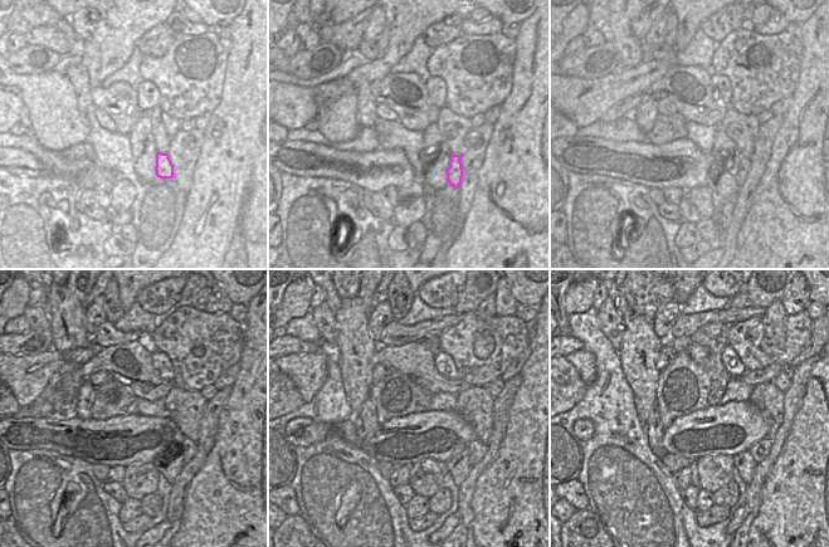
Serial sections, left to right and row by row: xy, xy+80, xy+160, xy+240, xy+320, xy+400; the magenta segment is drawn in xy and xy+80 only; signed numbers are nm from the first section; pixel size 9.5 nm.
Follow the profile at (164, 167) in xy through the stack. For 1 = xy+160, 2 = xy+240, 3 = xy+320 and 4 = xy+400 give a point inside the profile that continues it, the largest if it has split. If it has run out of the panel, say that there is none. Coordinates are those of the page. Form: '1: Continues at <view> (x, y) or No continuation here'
1: Continues at xy+160 (742, 169)
2: Continues at xy+240 (188, 448)
3: Continues at xy+320 (476, 450)
4: Continues at xy+400 (760, 450).

